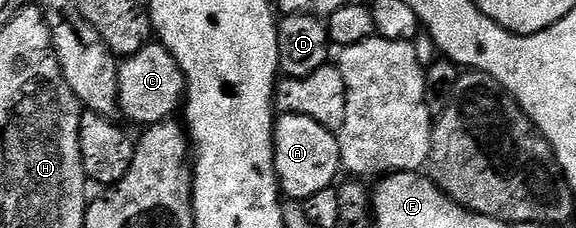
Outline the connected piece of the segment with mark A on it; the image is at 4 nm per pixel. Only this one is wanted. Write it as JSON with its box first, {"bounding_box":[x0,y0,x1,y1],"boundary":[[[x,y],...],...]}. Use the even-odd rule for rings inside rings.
{"bounding_box":[273,114,342,202],"boundary":[[[281,114],[273,126],[273,157],[278,185],[286,197],[293,202],[304,202],[311,194],[330,187],[337,172],[342,171],[341,151],[336,135],[330,129],[319,126],[306,116]]]}

